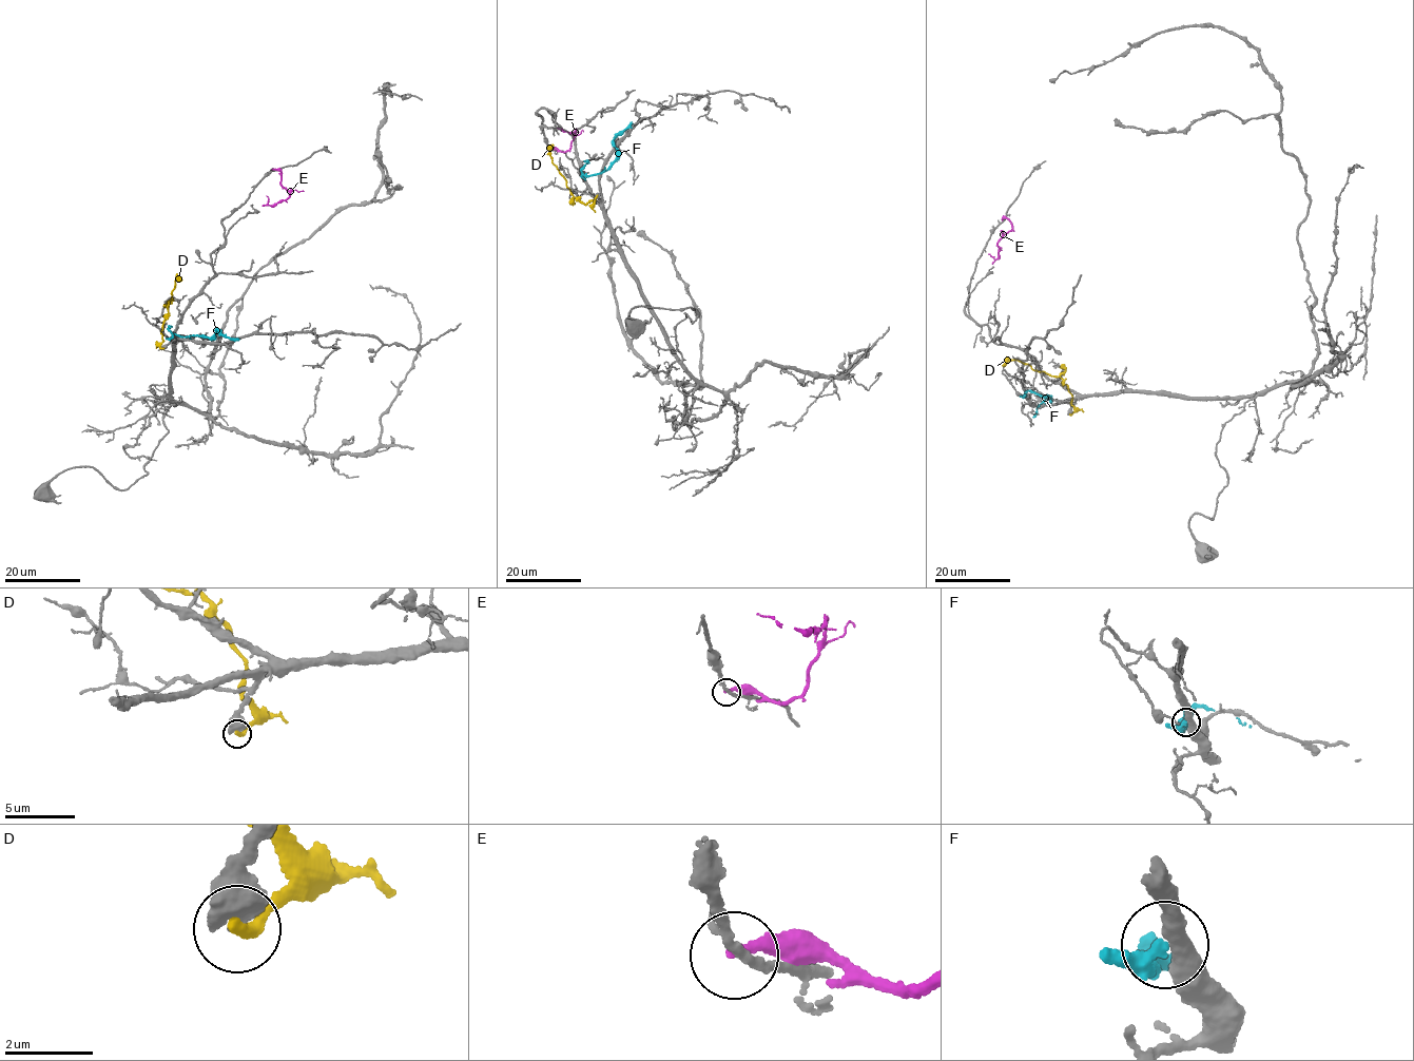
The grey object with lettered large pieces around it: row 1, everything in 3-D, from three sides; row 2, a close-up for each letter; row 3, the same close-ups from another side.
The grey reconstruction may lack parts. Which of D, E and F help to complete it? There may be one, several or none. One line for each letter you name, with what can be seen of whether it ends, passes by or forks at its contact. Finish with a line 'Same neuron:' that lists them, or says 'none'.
Same neuron: none

